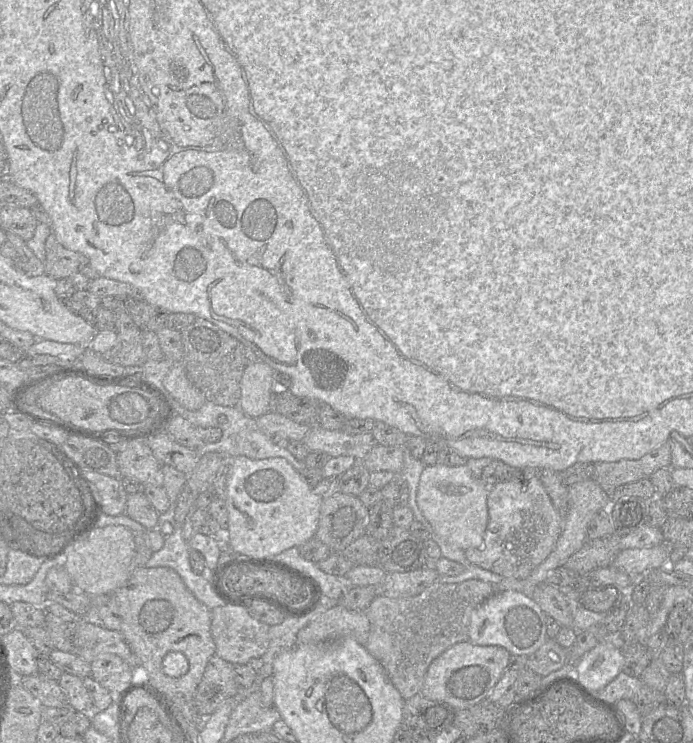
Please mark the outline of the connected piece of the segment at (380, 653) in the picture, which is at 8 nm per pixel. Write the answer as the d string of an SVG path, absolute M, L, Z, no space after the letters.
M504 578L499 583L475 579L456 584L444 584L436 581L416 596L389 598L377 595L366 610L370 632L365 648L382 665L401 697L407 700L421 692L425 674L436 657L456 643L469 641L469 623L474 610L490 597L504 591L516 591L532 598L532 593L537 586L527 579L513 578Z

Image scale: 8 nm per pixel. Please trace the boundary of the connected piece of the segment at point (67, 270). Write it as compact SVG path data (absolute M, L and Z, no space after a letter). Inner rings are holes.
M51 233L45 242L45 274L59 280L79 272L81 255L63 247Z

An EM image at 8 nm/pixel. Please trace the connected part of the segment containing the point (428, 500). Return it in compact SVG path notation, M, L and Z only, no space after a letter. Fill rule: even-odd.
M435 464L423 469L417 491L417 505L434 531L451 545L465 551L479 548L488 524L489 486L476 477L466 464Z

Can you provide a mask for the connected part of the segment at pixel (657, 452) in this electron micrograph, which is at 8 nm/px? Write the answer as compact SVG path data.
M669 441L639 459L593 463L593 479L609 495L624 484L648 478L660 468L671 468Z

